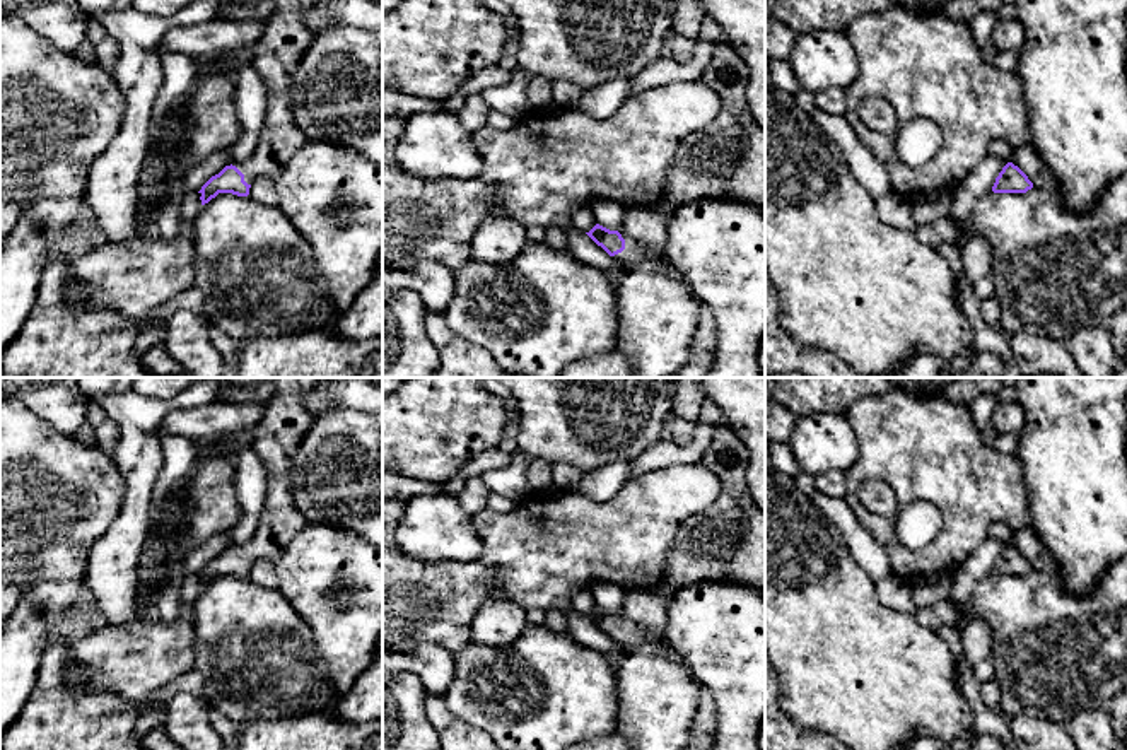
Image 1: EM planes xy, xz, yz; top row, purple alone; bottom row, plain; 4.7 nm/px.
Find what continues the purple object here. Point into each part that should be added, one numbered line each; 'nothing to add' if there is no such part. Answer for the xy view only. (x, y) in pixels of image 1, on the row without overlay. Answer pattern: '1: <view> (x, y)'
1: xy (286, 421)

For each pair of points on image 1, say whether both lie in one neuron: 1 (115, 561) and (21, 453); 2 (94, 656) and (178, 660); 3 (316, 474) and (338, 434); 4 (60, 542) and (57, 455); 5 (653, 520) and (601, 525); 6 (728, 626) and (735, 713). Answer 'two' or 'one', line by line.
1: two
2: one
3: one
4: one
5: one
6: one

